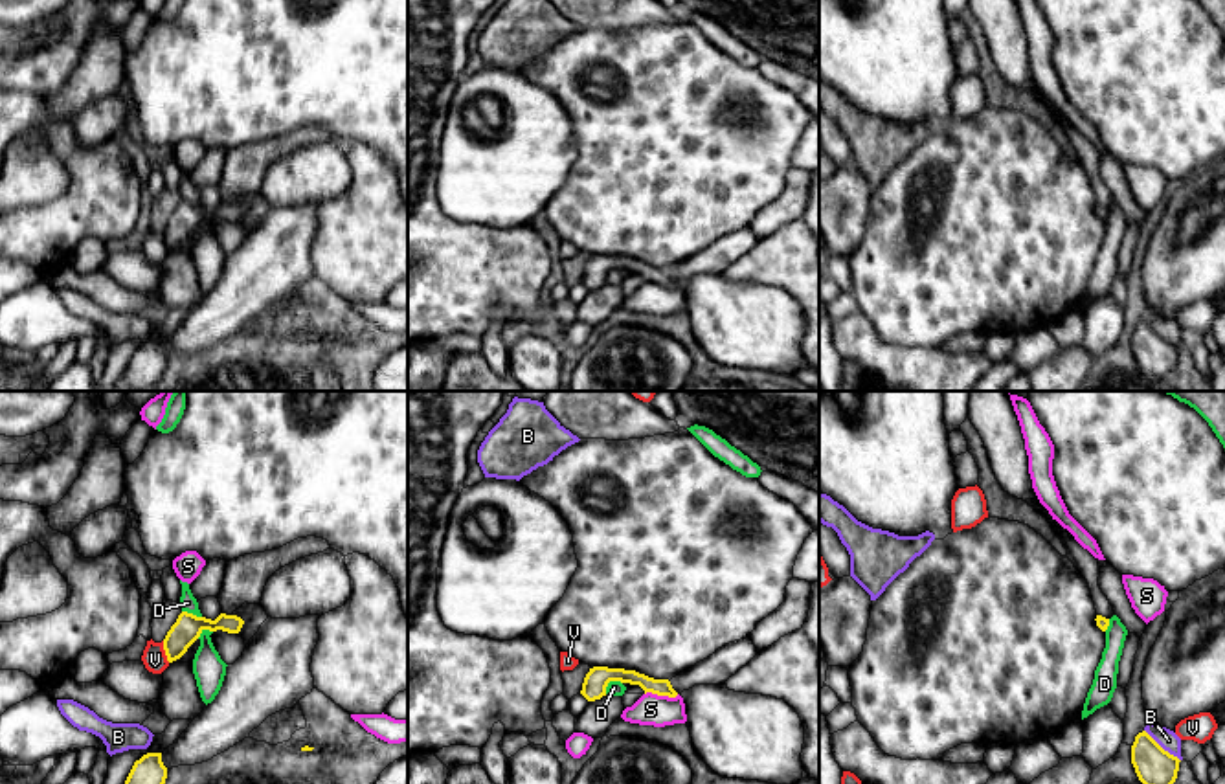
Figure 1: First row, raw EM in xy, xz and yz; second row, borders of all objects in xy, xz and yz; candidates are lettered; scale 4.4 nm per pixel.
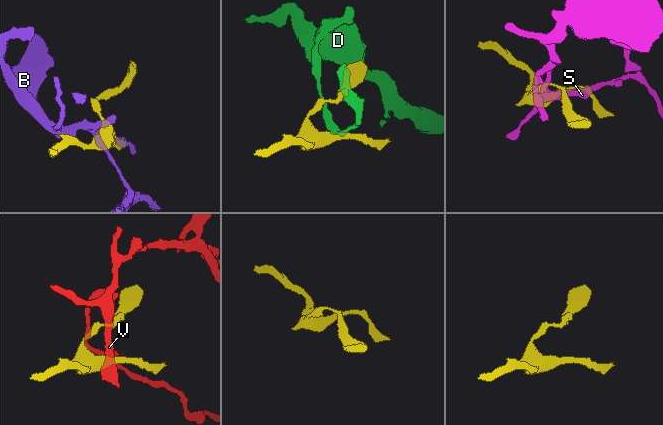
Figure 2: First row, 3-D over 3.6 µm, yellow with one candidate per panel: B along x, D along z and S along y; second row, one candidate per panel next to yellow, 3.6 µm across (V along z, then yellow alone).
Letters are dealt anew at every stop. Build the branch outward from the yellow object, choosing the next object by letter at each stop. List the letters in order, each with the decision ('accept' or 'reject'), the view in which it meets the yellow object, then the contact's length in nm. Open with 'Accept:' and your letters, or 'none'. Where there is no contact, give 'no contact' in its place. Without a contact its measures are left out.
Accept: none
B: reject | yz | 220 nm
D: reject | xz | 90 nm
S: reject | xz | 150 nm
V: reject | xy | 100 nm

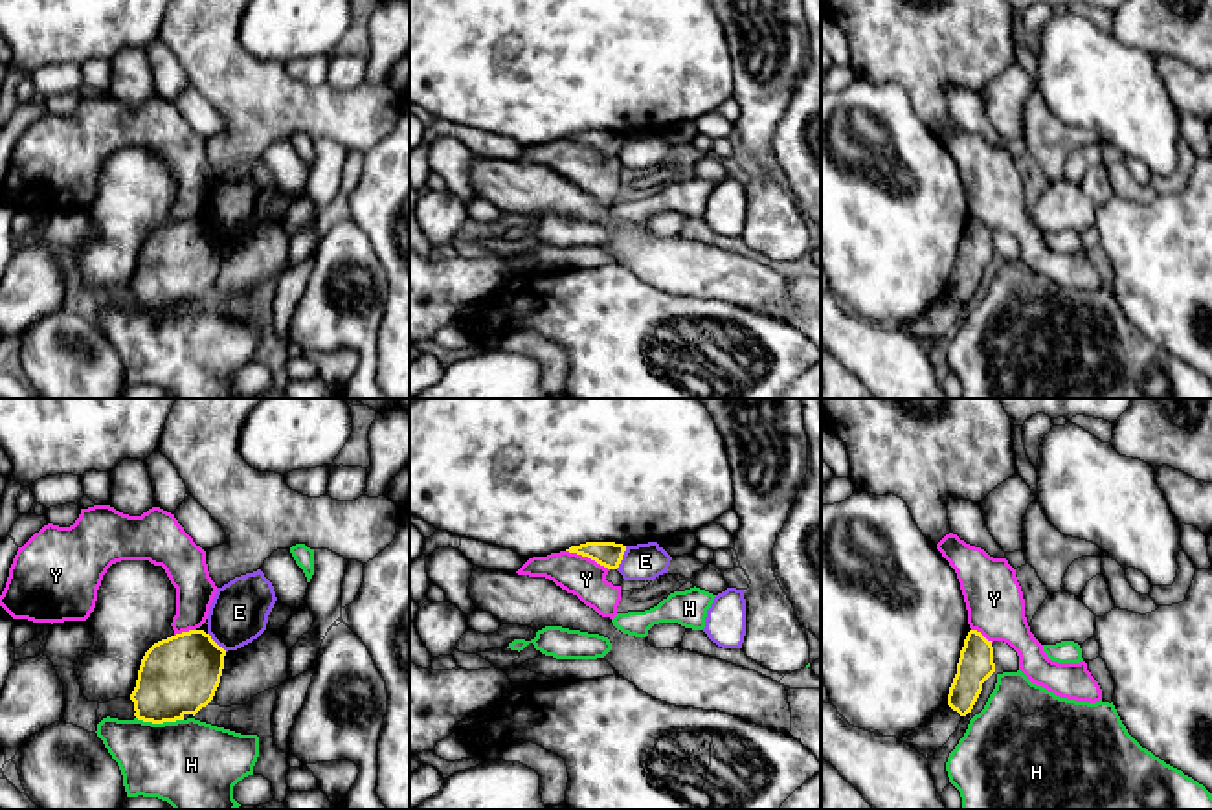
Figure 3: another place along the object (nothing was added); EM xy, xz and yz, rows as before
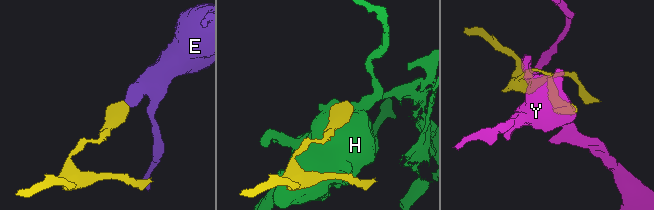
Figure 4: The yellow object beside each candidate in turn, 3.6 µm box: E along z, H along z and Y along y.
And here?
Accept: none
E: reject | xz | 120 nm
H: reject | xy | 200 nm
Y: reject | xz | 220 nm

